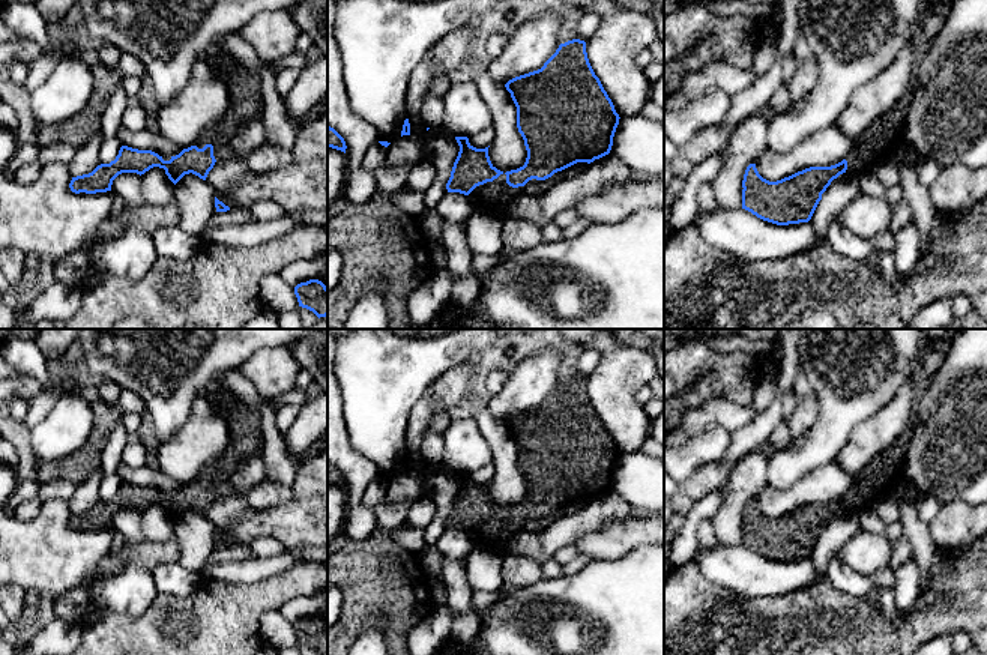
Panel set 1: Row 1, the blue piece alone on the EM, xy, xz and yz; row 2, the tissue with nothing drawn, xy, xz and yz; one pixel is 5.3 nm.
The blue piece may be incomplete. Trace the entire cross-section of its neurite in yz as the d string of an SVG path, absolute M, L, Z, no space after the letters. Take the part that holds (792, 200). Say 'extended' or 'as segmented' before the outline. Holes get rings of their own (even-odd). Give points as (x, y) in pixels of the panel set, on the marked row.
extended; M912 71L910 89L879 119L876 119L862 135L852 144L847 156L831 167L810 167L777 182L763 179L756 164L750 164L742 180L742 209L751 212L757 218L777 224L789 225L808 222L822 200L822 194L843 173L871 171L871 168L883 161L891 161L906 143L906 120L909 104L912 101L913 87L918 72Z

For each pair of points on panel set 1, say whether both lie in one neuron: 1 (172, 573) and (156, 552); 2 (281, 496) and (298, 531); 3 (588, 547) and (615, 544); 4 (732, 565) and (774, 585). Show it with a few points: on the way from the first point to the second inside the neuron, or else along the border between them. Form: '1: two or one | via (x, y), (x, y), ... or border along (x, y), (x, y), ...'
1: two | border along (178, 561), (161, 564), (152, 571)
2: two | border along (295, 498), (266, 508), (253, 510)
3: one | via (594, 546), (609, 544)
4: one | via (742, 571), (763, 577)

